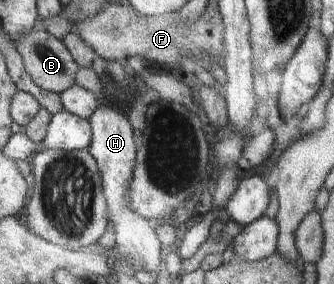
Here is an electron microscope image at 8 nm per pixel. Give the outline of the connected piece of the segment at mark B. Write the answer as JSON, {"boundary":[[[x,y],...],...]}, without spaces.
{"boundary":[[[34,31],[26,33],[17,49],[23,56],[26,70],[44,90],[64,94],[73,86],[77,85],[77,74],[80,72],[81,66],[75,61],[71,50],[65,45],[65,42],[54,34],[46,31]]]}

